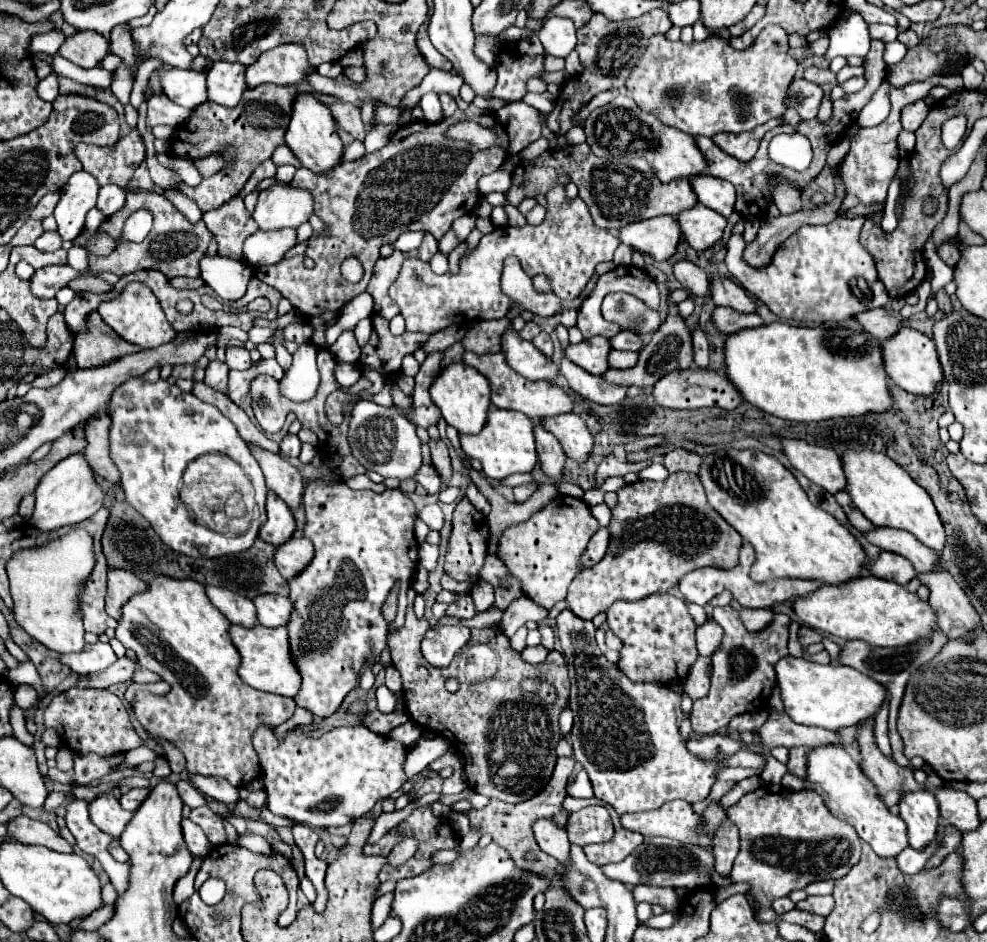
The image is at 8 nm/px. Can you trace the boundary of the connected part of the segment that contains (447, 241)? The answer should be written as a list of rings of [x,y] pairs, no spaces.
[[[448,230],[444,236],[442,236],[442,240],[438,242],[438,248],[440,248],[440,252],[444,252],[444,254],[450,254],[454,248],[456,248],[456,244],[458,244],[460,240],[454,236],[454,232],[452,230]]]

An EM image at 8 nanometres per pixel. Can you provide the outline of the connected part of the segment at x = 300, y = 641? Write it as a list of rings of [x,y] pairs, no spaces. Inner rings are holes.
[[[310,482],[304,490],[304,508],[304,536],[314,544],[314,558],[300,574],[288,580],[288,598],[292,600],[294,610],[290,614],[286,630],[292,662],[302,676],[302,686],[294,700],[314,716],[326,718],[338,710],[346,694],[358,684],[362,666],[368,660],[378,658],[388,648],[388,634],[404,624],[406,592],[408,588],[412,588],[418,566],[418,542],[414,536],[414,524],[418,516],[414,502],[400,490],[384,490],[382,494],[376,494],[372,490],[350,490],[344,482],[334,482],[328,486]],[[396,578],[402,580],[398,614],[396,620],[388,624],[380,614],[380,606],[386,600],[388,588]]]

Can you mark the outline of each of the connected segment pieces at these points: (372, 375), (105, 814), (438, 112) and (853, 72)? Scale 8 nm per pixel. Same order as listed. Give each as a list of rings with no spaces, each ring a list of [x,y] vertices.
[[[358,362],[358,370],[362,372],[364,378],[368,378],[368,380],[372,382],[372,392],[374,392],[374,394],[384,388],[384,376],[382,376],[380,372],[376,372],[376,370],[366,370],[362,362]]]
[[[102,794],[96,800],[88,802],[88,814],[90,814],[90,820],[102,832],[112,834],[114,838],[118,838],[124,832],[126,824],[134,816],[132,812],[126,812],[112,794],[108,794],[108,796]]]
[[[436,92],[424,94],[422,100],[420,100],[420,108],[424,110],[426,122],[442,122],[444,120],[442,106],[440,106],[440,100],[438,100],[438,94]]]
[[[844,66],[838,74],[836,74],[836,80],[842,84],[842,82],[846,82],[848,78],[852,78],[852,76],[862,76],[864,74],[864,70],[862,70],[862,66]]]

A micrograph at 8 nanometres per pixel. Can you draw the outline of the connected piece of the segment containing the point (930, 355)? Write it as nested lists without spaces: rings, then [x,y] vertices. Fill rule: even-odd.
[[[900,326],[898,332],[890,338],[886,338],[880,346],[882,346],[884,370],[896,386],[900,386],[912,394],[922,394],[922,396],[928,396],[938,390],[938,384],[942,380],[942,370],[940,370],[940,362],[938,362],[936,346],[928,336],[924,336],[922,332],[912,330],[908,326]]]

